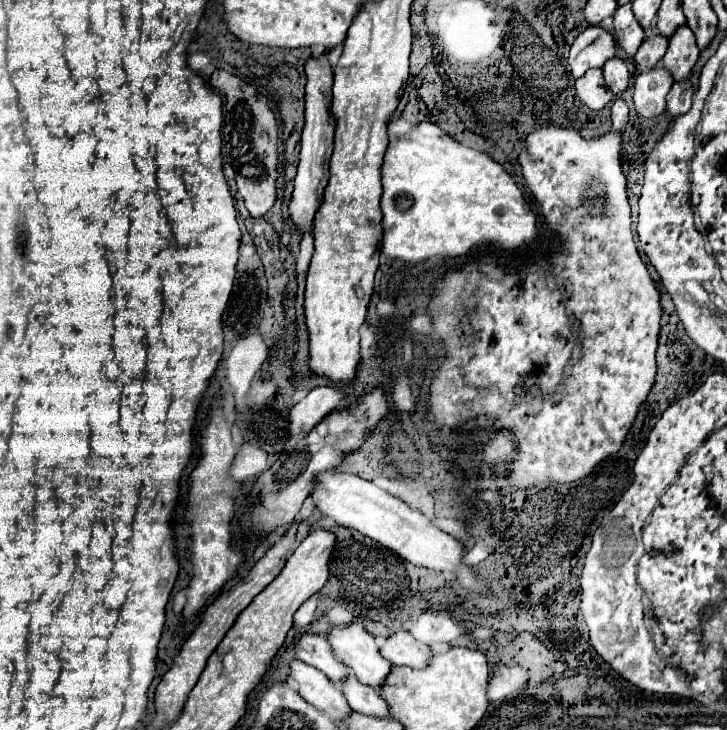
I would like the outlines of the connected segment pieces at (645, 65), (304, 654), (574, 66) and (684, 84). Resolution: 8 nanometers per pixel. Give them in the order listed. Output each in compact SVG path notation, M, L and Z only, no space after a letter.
M662 33L646 35L646 39L642 41L642 45L638 47L638 51L634 55L634 61L638 63L638 67L640 69L650 69L650 67L658 65L658 61L664 57L666 43L668 43L668 39Z
M310 633L302 635L300 641L296 643L296 655L300 661L320 669L336 685L344 683L344 679L350 673L350 669L342 661L336 659L332 645L328 643L326 637L310 635Z
M600 25L584 29L572 43L568 63L574 77L582 77L592 67L602 67L616 53L614 37Z
M690 79L676 81L672 85L672 89L670 89L670 93L668 93L668 99L666 99L668 113L672 117L676 117L680 113L686 113L690 109L690 105L692 105L692 95L694 95L694 91L692 91Z

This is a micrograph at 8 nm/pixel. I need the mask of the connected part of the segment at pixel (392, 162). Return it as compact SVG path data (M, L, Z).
M420 123L412 133L402 135L398 143L386 151L382 186L382 253L388 257L420 263L430 257L462 257L486 247L516 251L538 241L536 215L512 175L490 155L458 143L438 125Z

